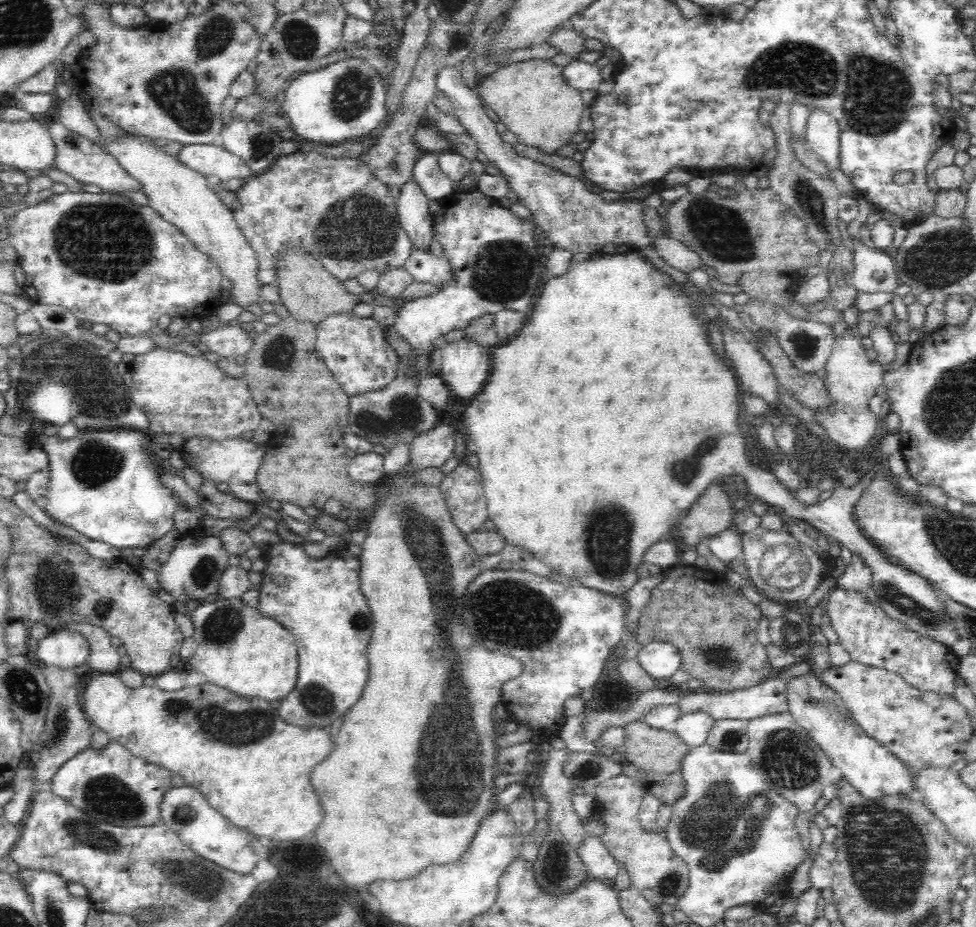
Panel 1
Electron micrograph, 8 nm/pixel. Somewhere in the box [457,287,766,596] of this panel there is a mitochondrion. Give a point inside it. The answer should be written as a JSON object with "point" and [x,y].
{"point":[608,531]}

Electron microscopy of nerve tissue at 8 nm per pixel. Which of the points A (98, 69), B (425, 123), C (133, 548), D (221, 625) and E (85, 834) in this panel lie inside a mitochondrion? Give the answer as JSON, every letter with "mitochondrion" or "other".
{"A":"other","B":"other","C":"other","D":"mitochondrion","E":"mitochondrion"}

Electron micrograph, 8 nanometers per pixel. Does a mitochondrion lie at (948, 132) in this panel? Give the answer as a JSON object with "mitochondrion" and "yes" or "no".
{"mitochondrion":"no"}

